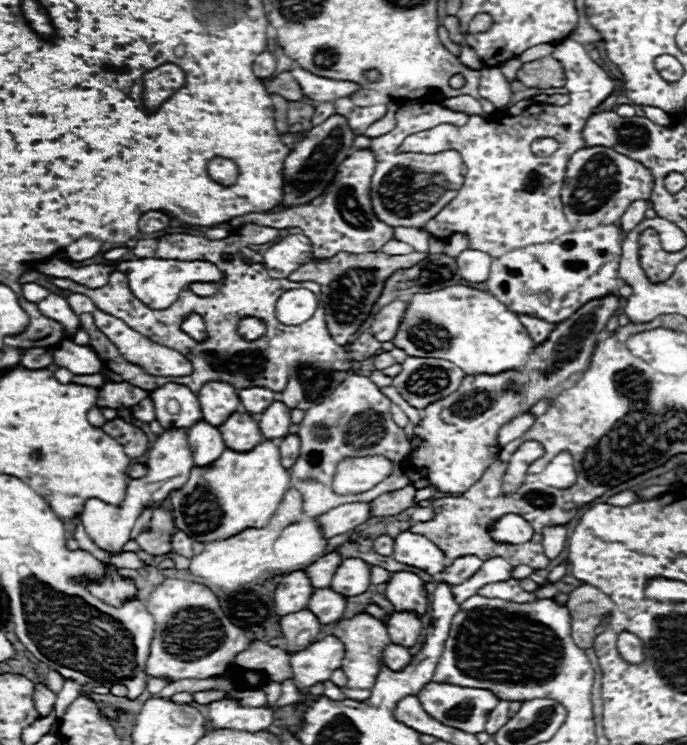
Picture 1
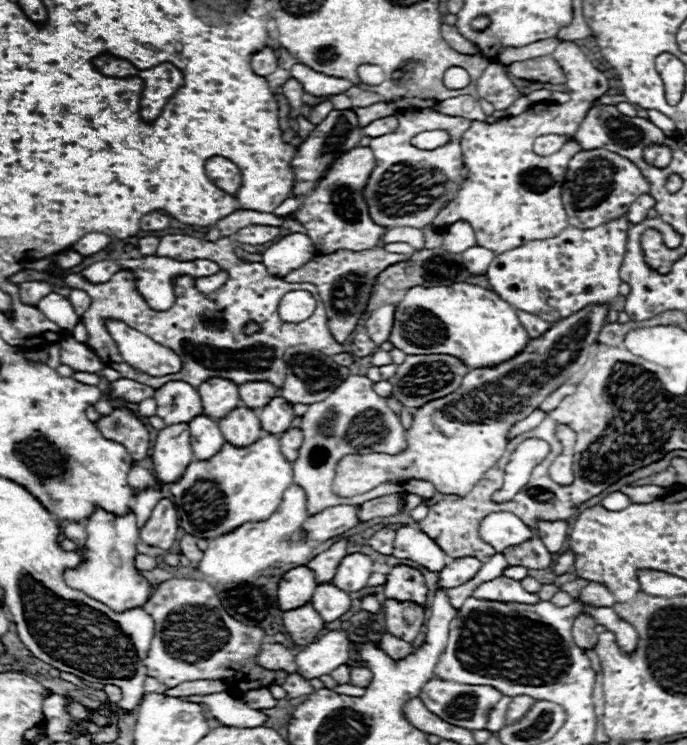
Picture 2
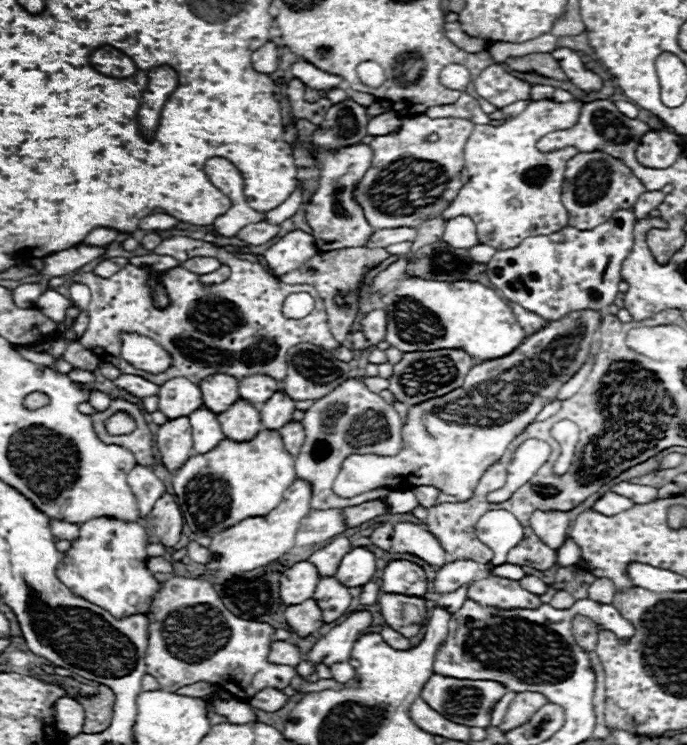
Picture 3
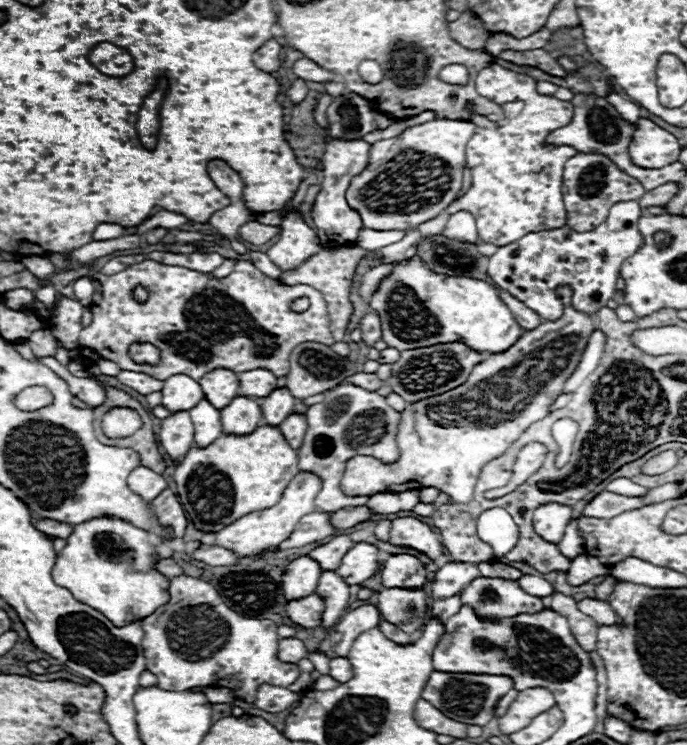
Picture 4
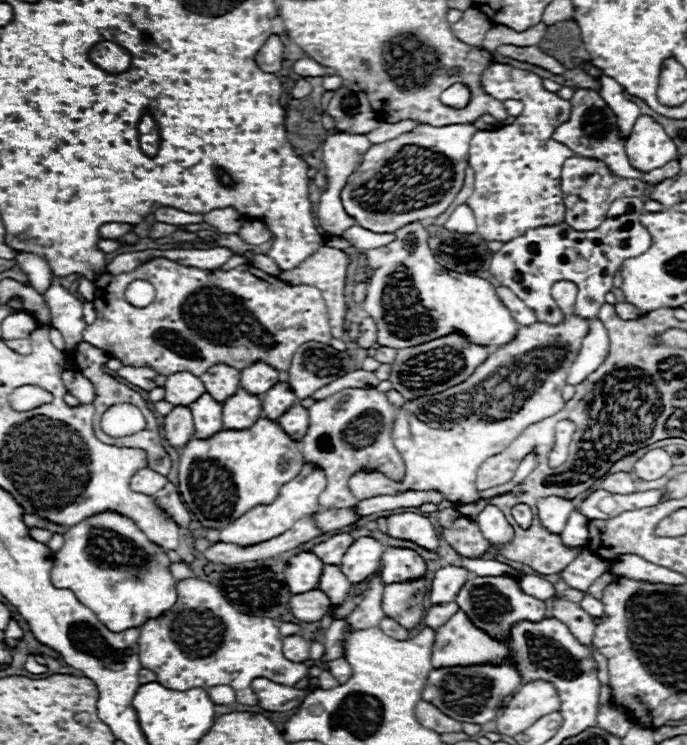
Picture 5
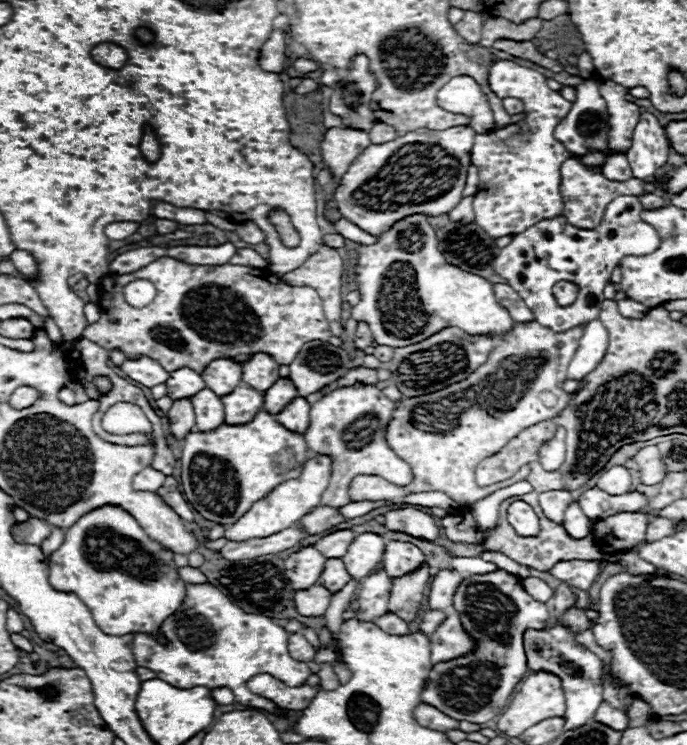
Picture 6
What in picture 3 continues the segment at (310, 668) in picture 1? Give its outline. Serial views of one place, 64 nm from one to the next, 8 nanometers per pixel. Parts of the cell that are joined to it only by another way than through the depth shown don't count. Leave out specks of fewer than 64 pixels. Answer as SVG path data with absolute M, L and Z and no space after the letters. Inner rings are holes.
M358 610L352 612L342 624L334 626L328 634L324 634L314 648L304 656L304 660L310 660L312 664L324 662L326 666L334 662L344 662L350 658L350 650L354 646L354 640L358 640L358 634L366 630L372 624L372 612L370 610Z

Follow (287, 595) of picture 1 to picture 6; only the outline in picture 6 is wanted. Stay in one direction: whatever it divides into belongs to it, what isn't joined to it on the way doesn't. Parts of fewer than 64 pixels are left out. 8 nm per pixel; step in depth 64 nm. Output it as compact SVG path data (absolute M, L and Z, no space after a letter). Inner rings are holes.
M306 546L286 558L286 576L294 590L310 588L320 580L326 558L316 550L316 546Z

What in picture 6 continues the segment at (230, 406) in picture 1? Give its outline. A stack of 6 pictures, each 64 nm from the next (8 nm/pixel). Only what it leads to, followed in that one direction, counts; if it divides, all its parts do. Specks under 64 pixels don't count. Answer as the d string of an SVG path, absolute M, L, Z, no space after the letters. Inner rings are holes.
M218 358L210 362L210 366L202 372L202 378L206 386L218 396L230 394L230 390L234 390L242 382L242 364L230 358Z

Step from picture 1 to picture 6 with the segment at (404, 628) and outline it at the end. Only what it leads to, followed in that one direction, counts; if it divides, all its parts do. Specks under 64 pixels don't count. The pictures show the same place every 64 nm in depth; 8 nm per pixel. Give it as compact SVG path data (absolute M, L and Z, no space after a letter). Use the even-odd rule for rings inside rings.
M424 562L418 570L404 574L402 578L394 580L394 588L390 592L388 612L398 614L402 620L410 622L418 616L418 610L424 600L424 588L430 580L430 566Z

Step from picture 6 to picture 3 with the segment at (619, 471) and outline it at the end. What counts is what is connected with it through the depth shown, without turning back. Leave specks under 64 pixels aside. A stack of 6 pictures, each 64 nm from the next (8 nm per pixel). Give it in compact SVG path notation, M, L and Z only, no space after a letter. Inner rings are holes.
M620 482L616 486L612 486L612 492L622 494L626 498L632 498L636 504L648 504L656 498L656 488L652 486L640 486L640 484L632 484L632 482Z

